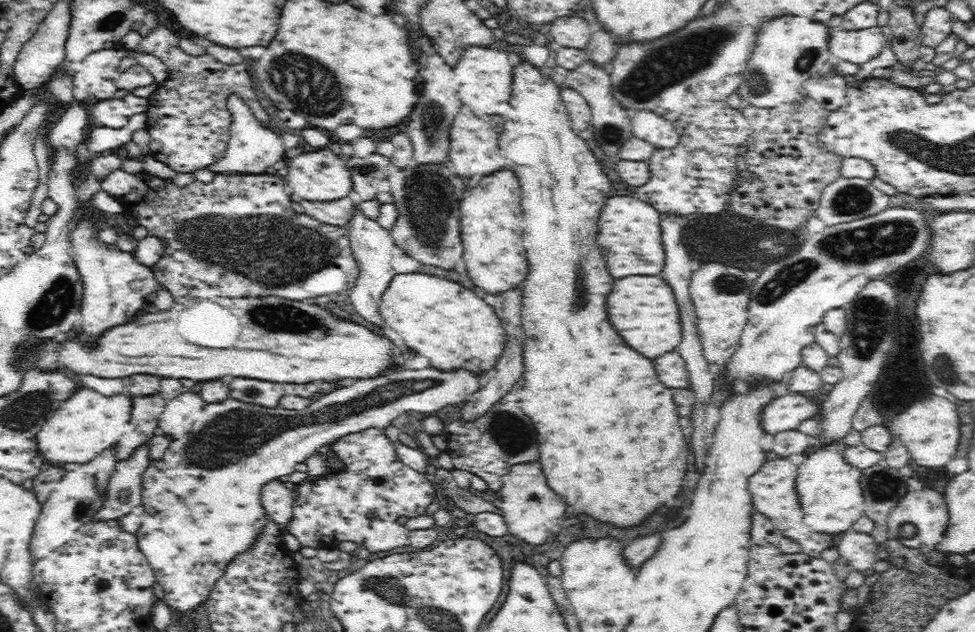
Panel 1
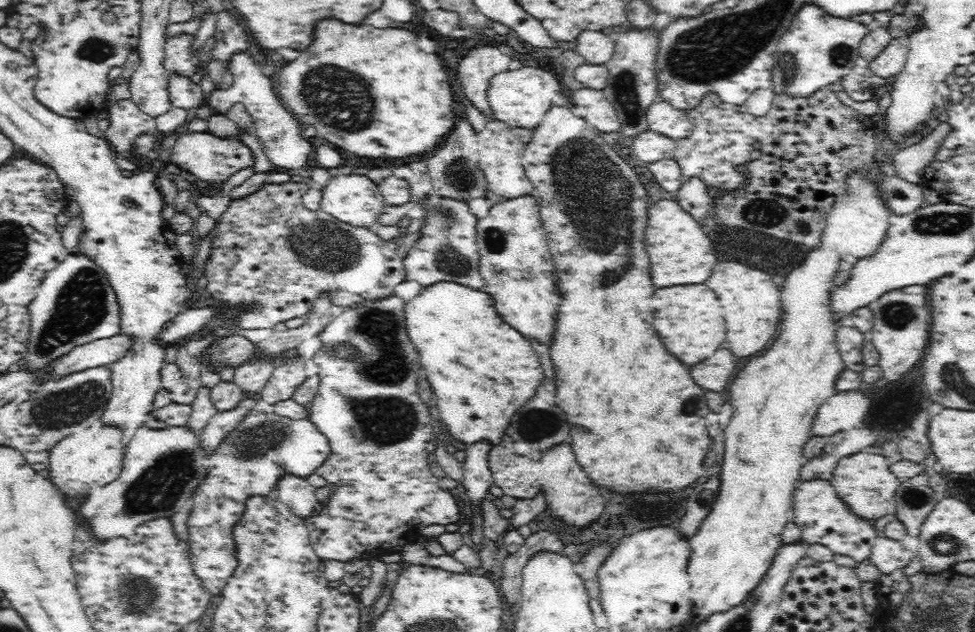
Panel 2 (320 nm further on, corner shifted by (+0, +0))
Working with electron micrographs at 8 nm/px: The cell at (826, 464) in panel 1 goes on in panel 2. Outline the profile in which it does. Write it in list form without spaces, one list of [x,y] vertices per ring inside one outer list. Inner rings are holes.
[[[867,450],[856,452],[838,459],[827,482],[855,517],[863,521],[875,521],[881,516],[893,515],[893,494],[901,484],[901,480],[888,470],[887,464],[882,455],[870,454]]]

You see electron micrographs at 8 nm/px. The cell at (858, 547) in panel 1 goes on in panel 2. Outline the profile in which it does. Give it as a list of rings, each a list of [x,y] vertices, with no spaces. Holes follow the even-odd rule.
[[[876,535],[872,540],[868,561],[872,562],[882,574],[888,574],[905,568],[913,557],[913,552],[900,541]]]

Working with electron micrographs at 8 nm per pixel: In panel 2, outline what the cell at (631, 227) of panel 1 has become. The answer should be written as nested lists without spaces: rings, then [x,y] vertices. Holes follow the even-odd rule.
[[[661,199],[647,206],[646,228],[643,229],[643,245],[650,260],[650,282],[655,288],[694,284],[708,278],[712,264],[716,262],[710,240],[702,226],[673,200]]]

